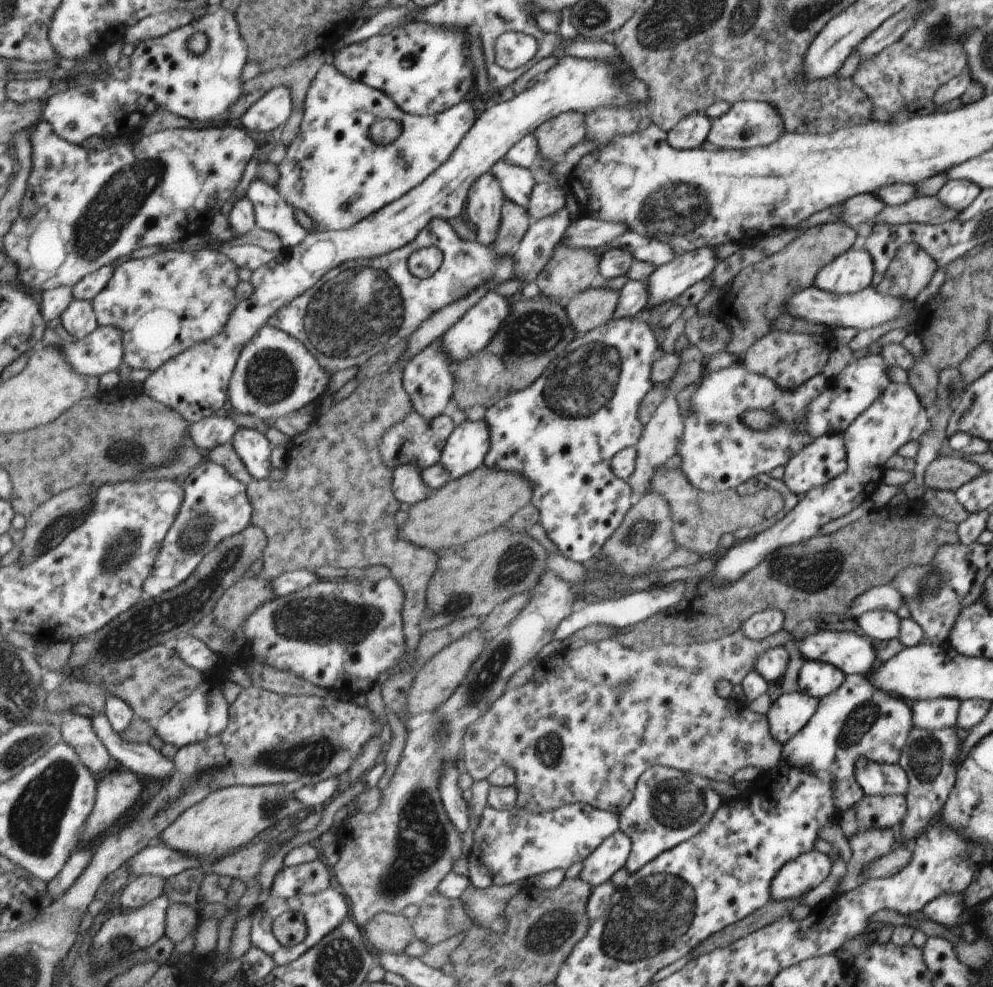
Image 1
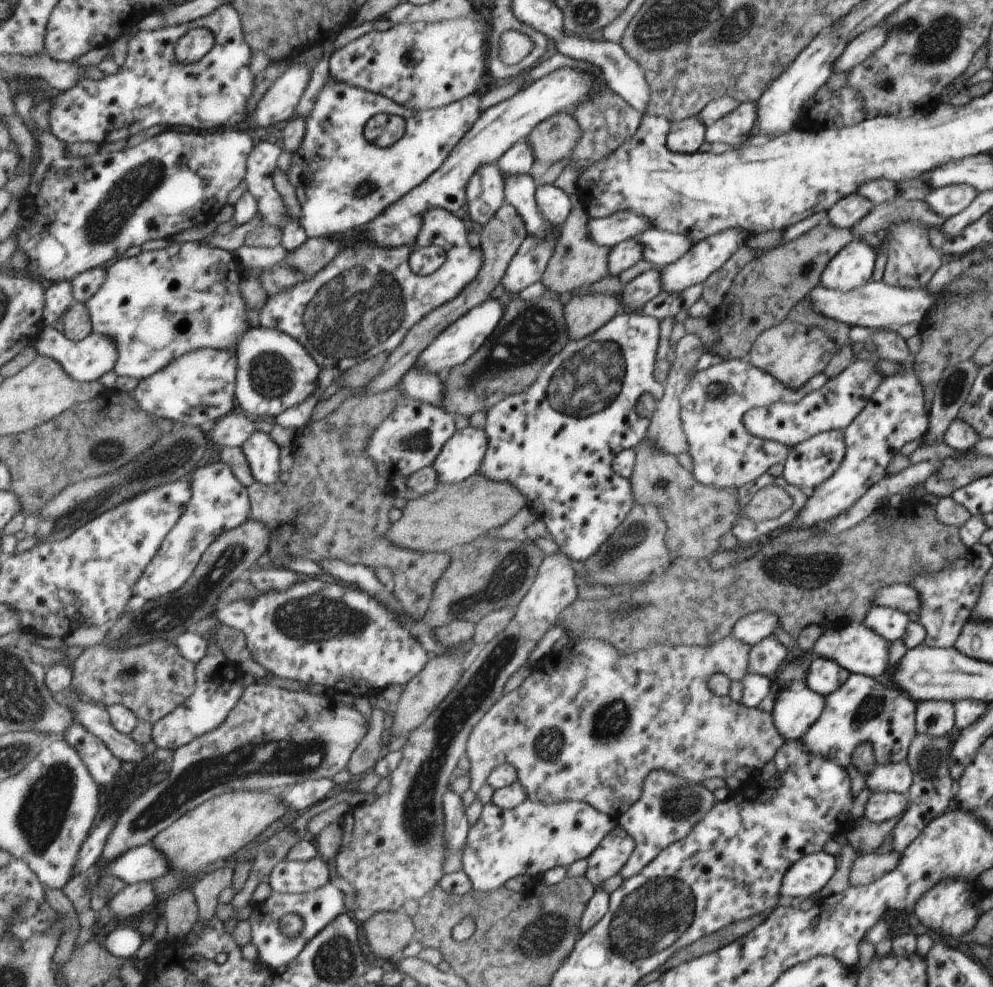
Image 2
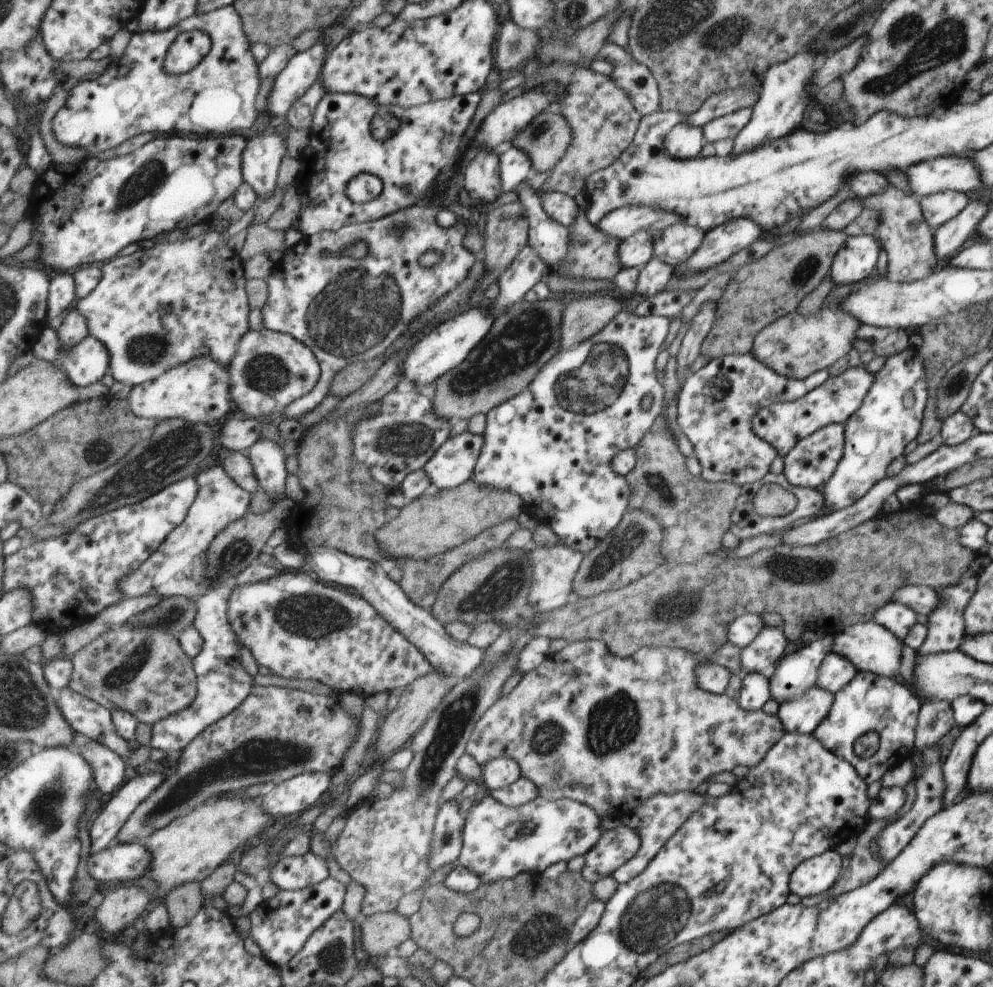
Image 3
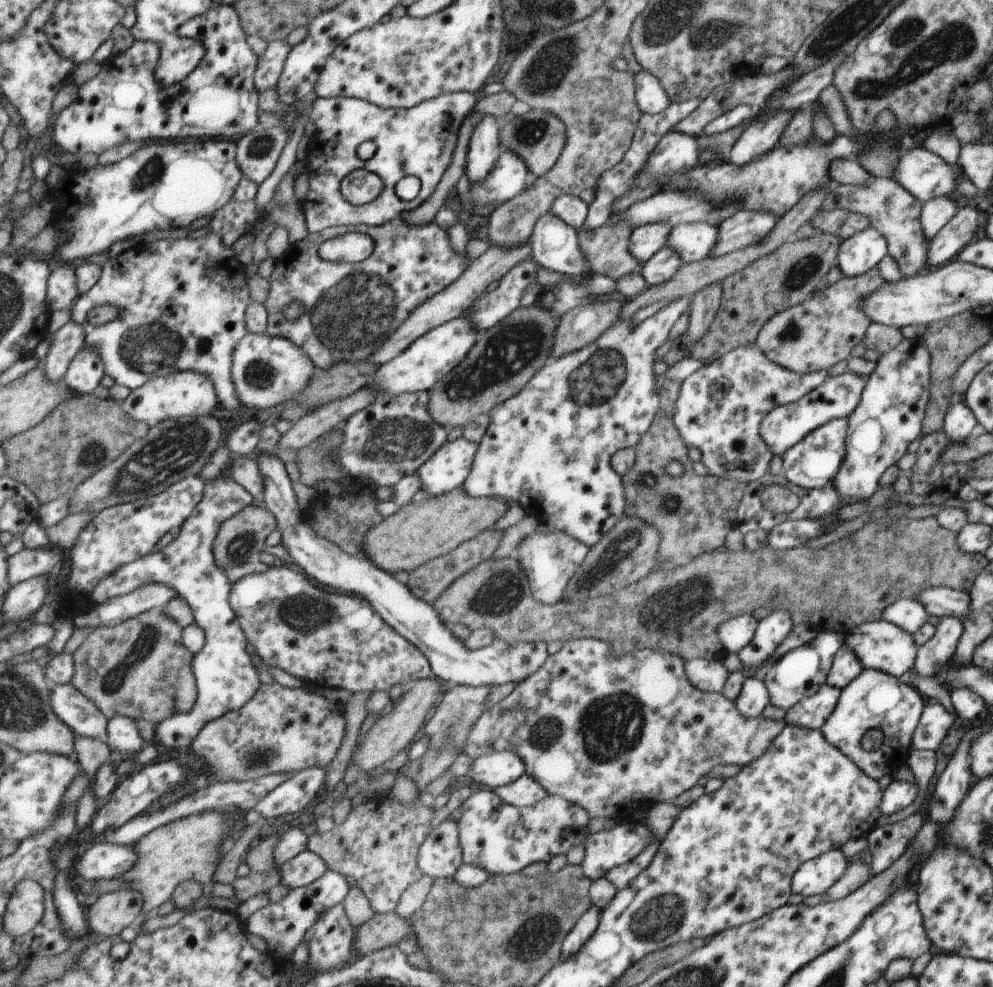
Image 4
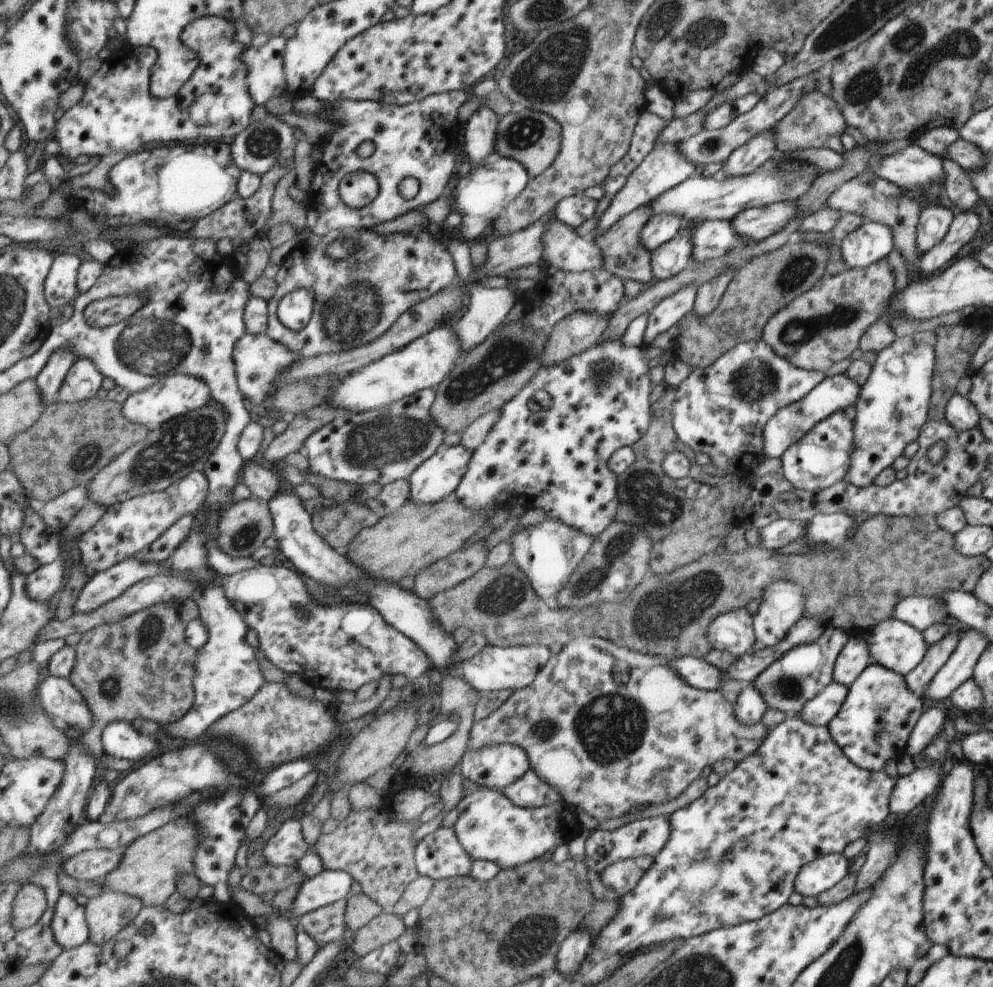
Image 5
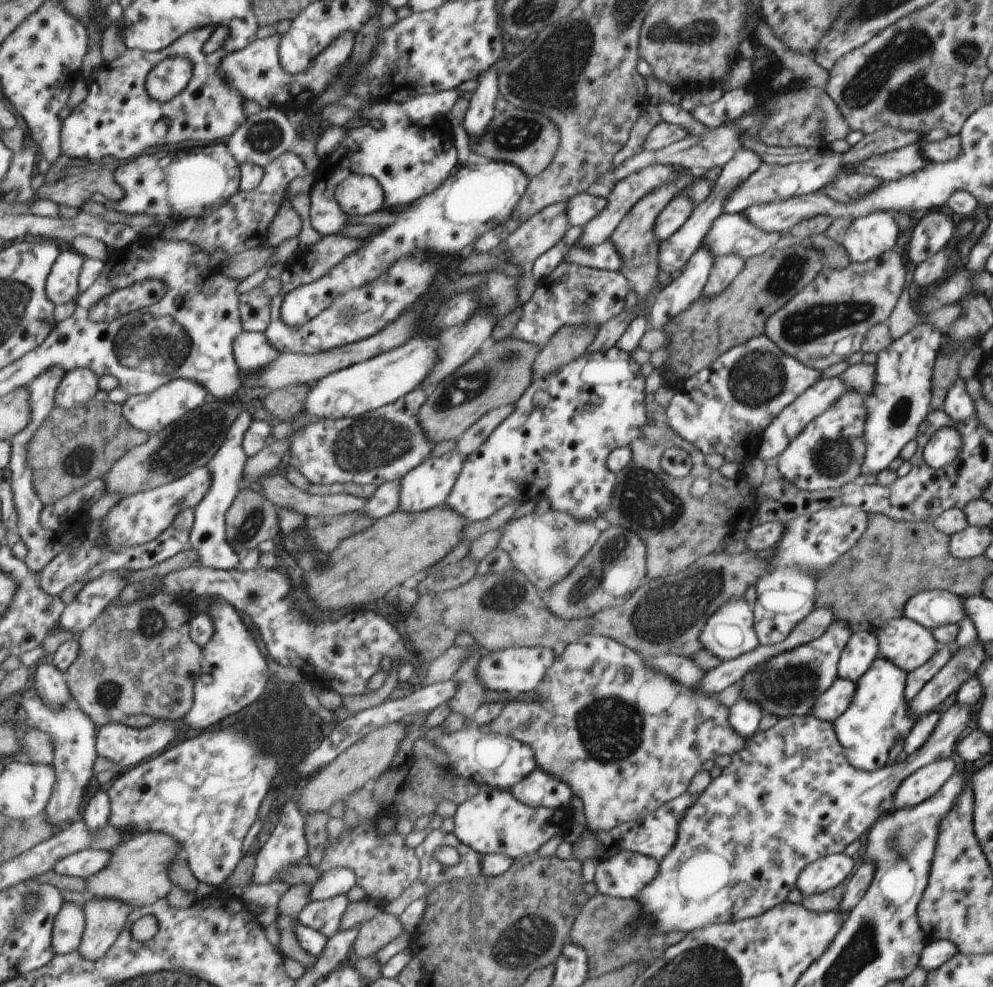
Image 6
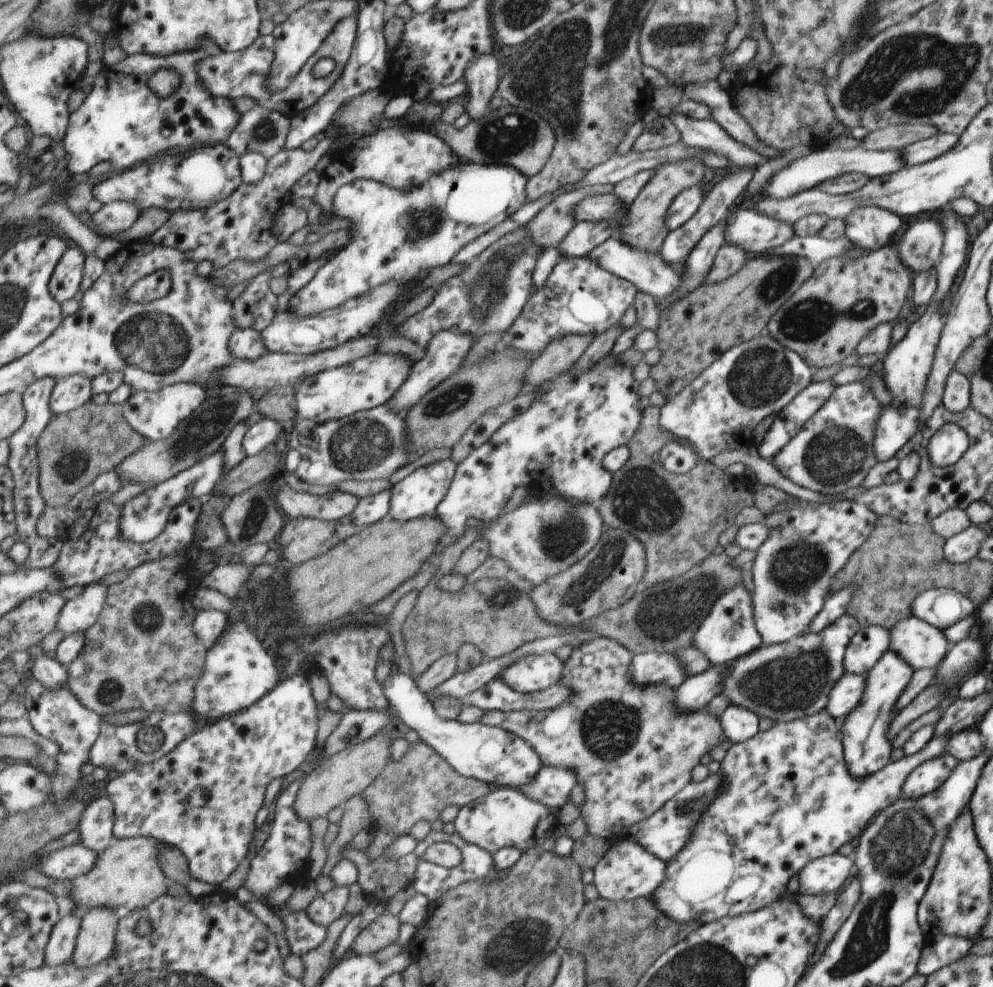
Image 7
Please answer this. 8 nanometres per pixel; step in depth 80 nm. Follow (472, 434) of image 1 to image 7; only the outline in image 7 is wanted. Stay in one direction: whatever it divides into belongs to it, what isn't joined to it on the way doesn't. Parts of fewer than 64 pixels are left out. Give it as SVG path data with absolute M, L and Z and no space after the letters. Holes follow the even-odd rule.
M450 456L448 459L443 459L419 467L410 475L400 480L392 488L392 501L389 516L399 520L411 520L427 515L435 514L438 506L442 504L443 499L450 492L452 482L457 474L458 464L454 458Z

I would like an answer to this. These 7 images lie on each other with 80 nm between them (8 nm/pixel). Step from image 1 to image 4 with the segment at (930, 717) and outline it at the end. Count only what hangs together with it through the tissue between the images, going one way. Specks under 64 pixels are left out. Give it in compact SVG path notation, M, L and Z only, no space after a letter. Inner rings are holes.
M929 701L922 708L918 728L914 730L912 747L917 750L935 751L947 730L954 728L953 715L935 701Z

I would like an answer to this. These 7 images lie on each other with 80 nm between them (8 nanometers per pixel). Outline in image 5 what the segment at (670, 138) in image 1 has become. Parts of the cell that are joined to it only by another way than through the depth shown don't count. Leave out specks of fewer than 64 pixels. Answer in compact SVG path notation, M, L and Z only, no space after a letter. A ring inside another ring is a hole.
M661 143L658 147L653 147L647 153L645 160L631 172L630 176L627 177L626 184L615 194L608 208L599 217L597 226L593 230L593 237L603 232L609 225L617 222L623 215L635 210L638 206L645 205L662 192L677 186L677 184L683 182L693 172L696 164L684 157L678 144Z

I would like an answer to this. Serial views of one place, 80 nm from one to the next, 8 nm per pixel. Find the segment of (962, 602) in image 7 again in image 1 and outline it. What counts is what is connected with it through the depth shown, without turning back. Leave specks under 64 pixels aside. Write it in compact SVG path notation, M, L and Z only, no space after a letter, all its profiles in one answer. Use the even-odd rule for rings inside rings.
M872 610L858 616L855 621L869 639L898 638L900 618L891 611Z

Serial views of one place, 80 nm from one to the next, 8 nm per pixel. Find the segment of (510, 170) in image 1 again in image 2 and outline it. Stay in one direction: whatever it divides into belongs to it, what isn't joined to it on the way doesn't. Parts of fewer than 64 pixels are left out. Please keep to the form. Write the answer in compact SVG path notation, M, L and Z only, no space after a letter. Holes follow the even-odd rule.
M531 174L513 175L506 178L506 202L511 203L518 216L526 222L527 231L542 239L548 239L555 228L538 209L537 180Z

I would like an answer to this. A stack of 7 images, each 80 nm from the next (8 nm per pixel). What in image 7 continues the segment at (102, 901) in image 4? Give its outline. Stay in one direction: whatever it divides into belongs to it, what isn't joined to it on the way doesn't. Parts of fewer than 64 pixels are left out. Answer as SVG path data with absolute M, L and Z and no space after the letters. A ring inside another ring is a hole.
M95 907L89 909L82 918L82 929L78 936L72 960L80 969L95 966L109 957L113 956L114 948L117 945L118 926L122 913L111 907Z

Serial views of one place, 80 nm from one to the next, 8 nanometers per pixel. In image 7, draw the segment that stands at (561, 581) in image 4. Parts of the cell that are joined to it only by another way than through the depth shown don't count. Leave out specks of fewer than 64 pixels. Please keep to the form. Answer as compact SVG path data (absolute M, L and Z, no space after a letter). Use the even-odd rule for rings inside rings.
M555 492L548 500L543 493L535 501L526 500L510 513L485 522L469 519L471 527L483 528L479 539L490 542L490 554L507 562L519 577L539 586L581 560L601 540L601 518L591 505L571 503Z

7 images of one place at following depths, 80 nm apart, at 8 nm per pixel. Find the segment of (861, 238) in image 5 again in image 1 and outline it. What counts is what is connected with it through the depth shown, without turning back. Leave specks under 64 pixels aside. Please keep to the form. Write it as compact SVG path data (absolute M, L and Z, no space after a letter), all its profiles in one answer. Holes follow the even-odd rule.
M858 245L825 265L812 286L828 293L848 295L873 285L873 274L869 252Z

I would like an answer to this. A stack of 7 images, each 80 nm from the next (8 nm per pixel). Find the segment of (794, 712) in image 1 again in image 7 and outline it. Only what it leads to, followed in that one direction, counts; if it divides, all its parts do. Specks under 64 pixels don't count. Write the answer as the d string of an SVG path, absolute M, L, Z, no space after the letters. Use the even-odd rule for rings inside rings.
M845 674L833 686L823 712L835 721L840 721L861 700L866 682L867 676L865 675Z

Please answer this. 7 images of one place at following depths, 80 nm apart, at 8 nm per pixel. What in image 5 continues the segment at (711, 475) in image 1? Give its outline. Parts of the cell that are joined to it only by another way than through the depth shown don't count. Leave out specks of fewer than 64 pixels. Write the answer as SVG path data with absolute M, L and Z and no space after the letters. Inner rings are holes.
M760 338L739 343L713 364L693 368L675 387L671 413L675 434L678 434L679 442L693 452L703 453L726 475L735 475L737 458L741 460L749 450L755 452L751 457L757 468L757 464L765 460L761 454L761 428L779 409L805 397L824 378L821 371L807 372L789 360L779 358Z

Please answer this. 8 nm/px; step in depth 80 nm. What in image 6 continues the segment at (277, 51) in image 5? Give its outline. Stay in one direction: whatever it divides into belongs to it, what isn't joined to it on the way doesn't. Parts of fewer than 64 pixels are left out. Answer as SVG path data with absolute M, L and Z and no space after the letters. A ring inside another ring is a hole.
M278 33L264 40L257 39L240 51L229 52L219 72L234 89L240 90L245 98L257 102L262 109L275 107L288 114L294 110L301 110L304 113L333 84L338 70L350 60L354 51L354 34L345 33L326 48L317 57L308 73L306 71L292 75L282 67L279 52L282 36Z

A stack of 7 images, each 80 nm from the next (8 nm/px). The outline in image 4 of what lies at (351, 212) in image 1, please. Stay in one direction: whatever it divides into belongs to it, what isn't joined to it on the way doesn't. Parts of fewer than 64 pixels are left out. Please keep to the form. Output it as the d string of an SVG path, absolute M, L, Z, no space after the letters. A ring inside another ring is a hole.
M463 91L429 99L410 109L384 109L355 97L317 97L310 112L310 120L316 126L310 150L322 152L324 160L321 167L309 174L311 190L302 201L309 232L321 233L331 227L377 226L419 208L437 190L443 174L451 166L459 128L479 98L480 94ZM367 140L375 144L376 150L372 157L361 160L357 148ZM359 169L378 174L384 180L382 196L372 203L354 205L343 196L343 179ZM409 175L417 176L423 188L415 200L405 202L397 196L396 186Z

